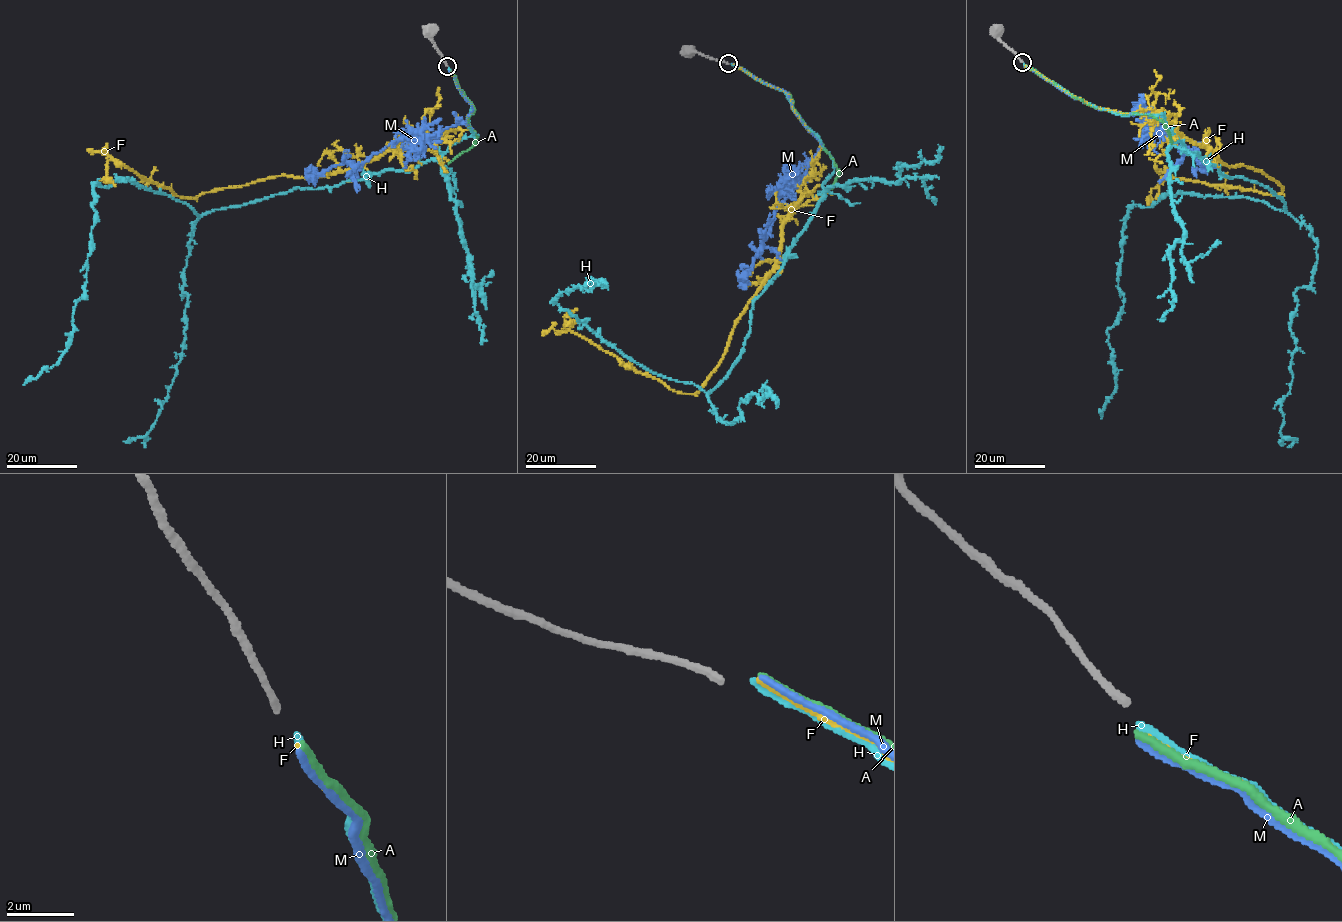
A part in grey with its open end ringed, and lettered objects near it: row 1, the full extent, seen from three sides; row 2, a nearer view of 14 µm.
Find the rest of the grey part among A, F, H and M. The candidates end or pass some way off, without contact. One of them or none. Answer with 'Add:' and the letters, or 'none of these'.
Add: H

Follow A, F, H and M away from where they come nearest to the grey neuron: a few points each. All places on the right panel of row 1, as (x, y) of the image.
A: (1023, 64), (1099, 109), (1150, 115), (1161, 120), (1171, 143)
F: (1023, 65), (1099, 108), (1150, 109), (1225, 164), (1261, 170), (1281, 186), (1265, 194), (1165, 177), (1148, 204)
H: (1023, 64), (1098, 108), (1163, 115), (1187, 152), (1285, 205), (1179, 192), (1132, 207), (1101, 419)
M: (1023, 65), (1100, 109), (1133, 112), (1144, 104), (1180, 152), (1198, 155), (1202, 169), (1194, 172), (1196, 177)

